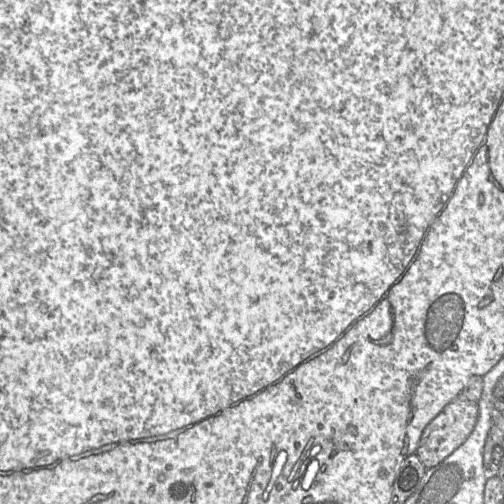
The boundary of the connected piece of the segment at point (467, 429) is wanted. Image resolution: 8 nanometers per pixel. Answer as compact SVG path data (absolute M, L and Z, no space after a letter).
M459 397L447 404L424 428L416 454L428 469L435 467L463 444L473 431L478 405Z

